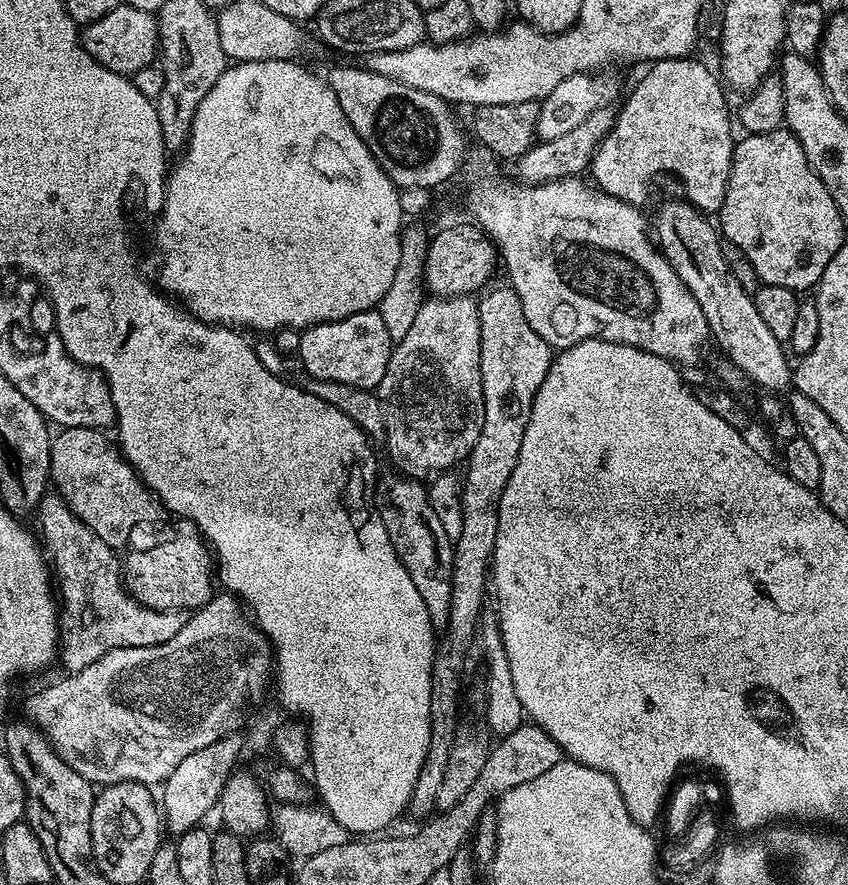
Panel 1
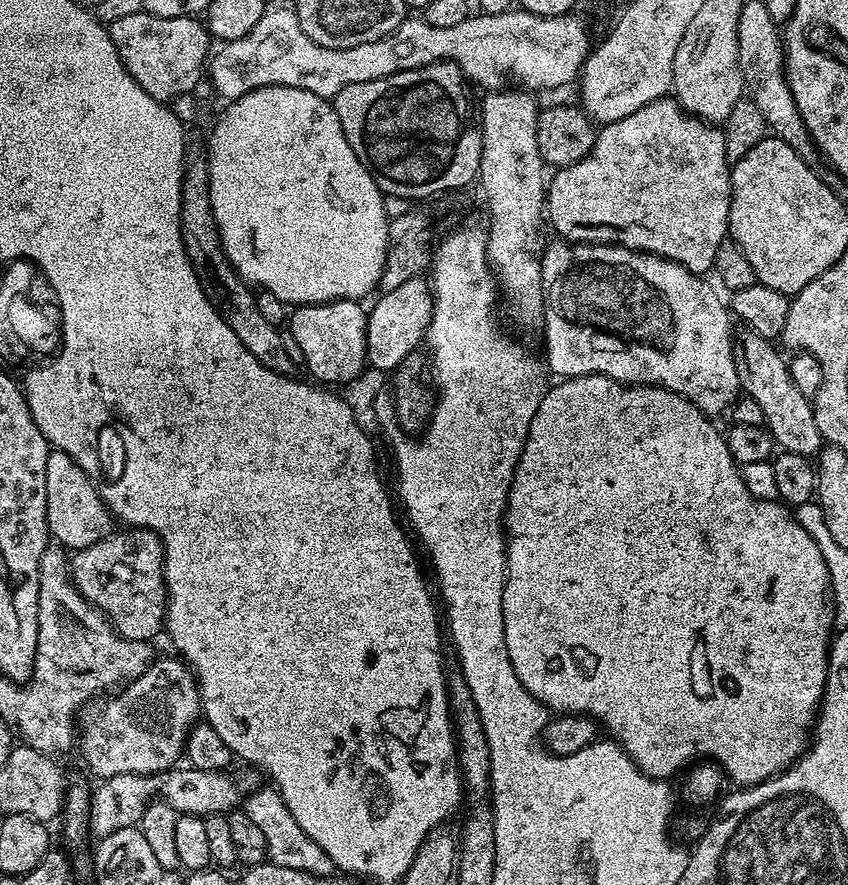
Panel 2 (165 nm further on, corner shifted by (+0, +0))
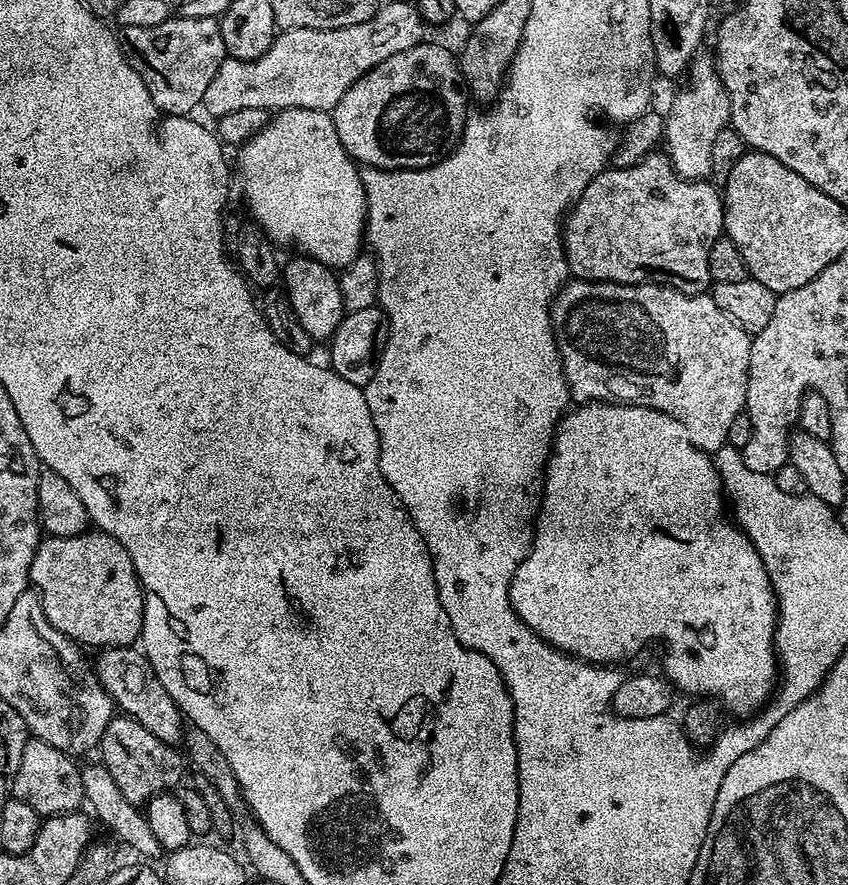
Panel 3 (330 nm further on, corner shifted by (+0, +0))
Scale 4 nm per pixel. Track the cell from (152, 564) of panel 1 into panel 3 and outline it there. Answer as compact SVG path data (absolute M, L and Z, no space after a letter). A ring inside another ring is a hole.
M89 530L76 536L48 536L36 547L28 575L31 587L40 593L42 610L57 632L80 646L100 644L101 649L135 645L144 629L144 588L136 577L134 562L122 545L105 532Z

